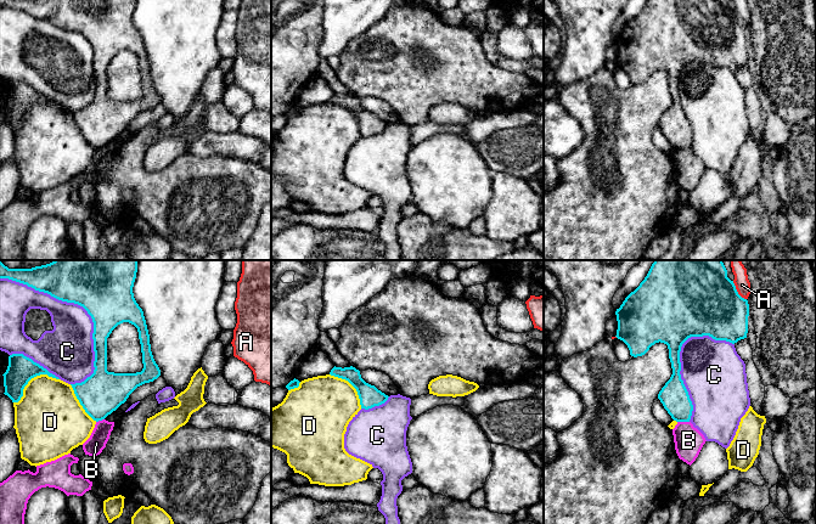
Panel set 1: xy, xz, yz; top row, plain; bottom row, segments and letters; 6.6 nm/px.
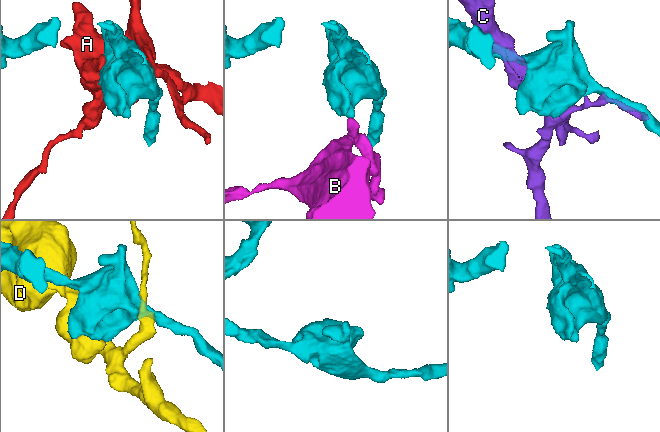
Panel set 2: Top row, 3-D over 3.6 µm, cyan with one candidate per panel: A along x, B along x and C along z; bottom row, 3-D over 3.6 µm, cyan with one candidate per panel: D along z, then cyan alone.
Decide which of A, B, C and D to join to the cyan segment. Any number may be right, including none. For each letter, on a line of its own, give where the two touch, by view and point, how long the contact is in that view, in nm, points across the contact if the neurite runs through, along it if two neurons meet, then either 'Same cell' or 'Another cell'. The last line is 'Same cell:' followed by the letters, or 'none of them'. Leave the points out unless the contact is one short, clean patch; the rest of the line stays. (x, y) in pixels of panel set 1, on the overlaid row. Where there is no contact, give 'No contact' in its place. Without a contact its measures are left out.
A: Touches cyan at yz (736, 291). Shared border 160 nm. Another cell
B: Touches cyan at yz (684, 421). Shared border 80 nm. Boundary: yz (677, 421), (688, 422). Another cell
C: Touches cyan at xy (77, 303). Shared border 900 nm. Another cell
D: Touches cyan at xy (32, 377). Shared border 340 nm. Another cell
Same cell: none of them

